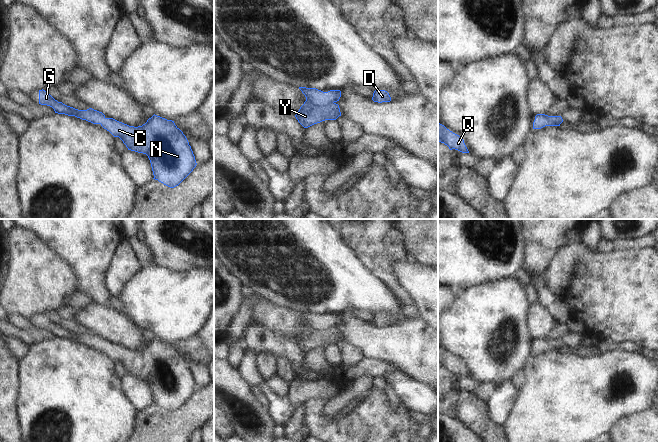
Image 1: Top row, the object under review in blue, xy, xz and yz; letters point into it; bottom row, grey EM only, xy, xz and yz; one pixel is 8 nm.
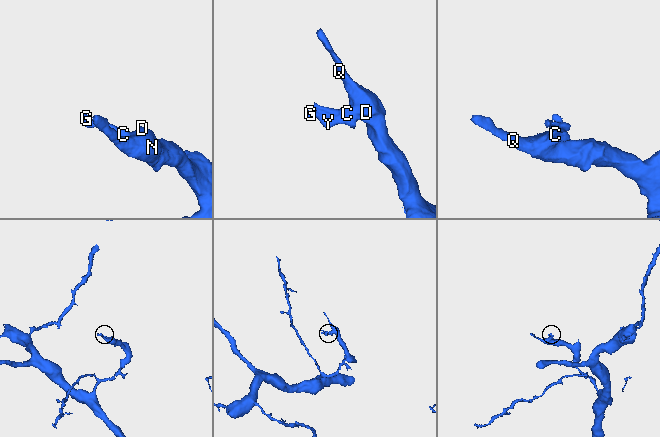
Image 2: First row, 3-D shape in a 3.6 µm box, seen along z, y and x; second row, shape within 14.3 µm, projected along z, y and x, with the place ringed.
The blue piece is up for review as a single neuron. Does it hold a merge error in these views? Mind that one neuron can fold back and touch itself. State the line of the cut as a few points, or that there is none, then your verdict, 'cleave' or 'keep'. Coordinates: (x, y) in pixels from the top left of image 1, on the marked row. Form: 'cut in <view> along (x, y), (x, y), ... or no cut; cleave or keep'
no cut; keep

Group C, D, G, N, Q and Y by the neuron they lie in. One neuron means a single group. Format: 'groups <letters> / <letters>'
groups C D G N Q Y

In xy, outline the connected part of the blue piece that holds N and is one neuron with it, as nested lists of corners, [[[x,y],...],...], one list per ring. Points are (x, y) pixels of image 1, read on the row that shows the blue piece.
[[[43,89],[39,90],[39,104],[52,107],[58,114],[100,124],[114,137],[119,137],[128,150],[146,154],[151,163],[153,179],[170,188],[178,186],[197,165],[186,136],[172,120],[154,114],[142,126],[129,126],[106,118],[102,112],[92,108],[78,110],[67,106]]]

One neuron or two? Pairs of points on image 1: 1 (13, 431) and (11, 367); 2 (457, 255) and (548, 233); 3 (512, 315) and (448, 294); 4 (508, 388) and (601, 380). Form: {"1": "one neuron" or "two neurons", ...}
{"1": "one neuron", "2": "two neurons", "3": "two neurons", "4": "two neurons"}

